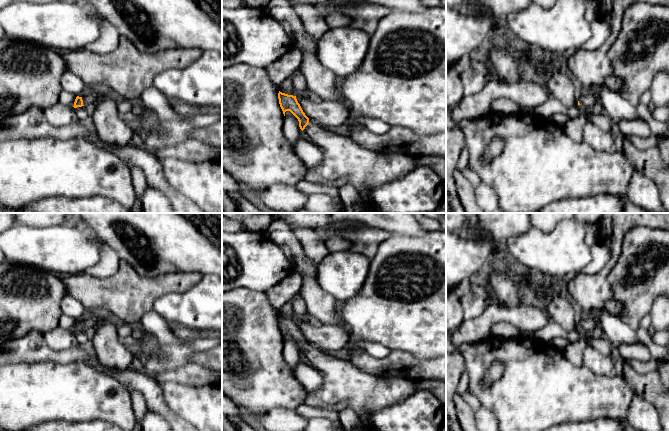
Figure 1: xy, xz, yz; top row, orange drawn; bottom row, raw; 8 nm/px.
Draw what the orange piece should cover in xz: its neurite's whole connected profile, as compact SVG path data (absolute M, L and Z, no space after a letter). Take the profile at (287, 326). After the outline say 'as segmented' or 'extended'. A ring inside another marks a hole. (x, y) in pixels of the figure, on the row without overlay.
M279 315L278 323L284 340L286 335L290 335L298 343L299 351L304 358L311 366L322 373L322 386L314 393L308 393L304 402L307 406L319 408L325 406L336 407L337 411L352 409L359 419L360 431L375 431L372 425L372 417L378 411L400 403L418 390L415 383L409 379L373 376L355 367L349 359L335 358L314 346L310 347L296 320Z; extended

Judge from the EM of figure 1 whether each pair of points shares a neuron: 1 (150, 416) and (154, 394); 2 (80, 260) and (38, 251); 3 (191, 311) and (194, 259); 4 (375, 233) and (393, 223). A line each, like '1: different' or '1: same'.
1: different
2: same
3: different
4: different

